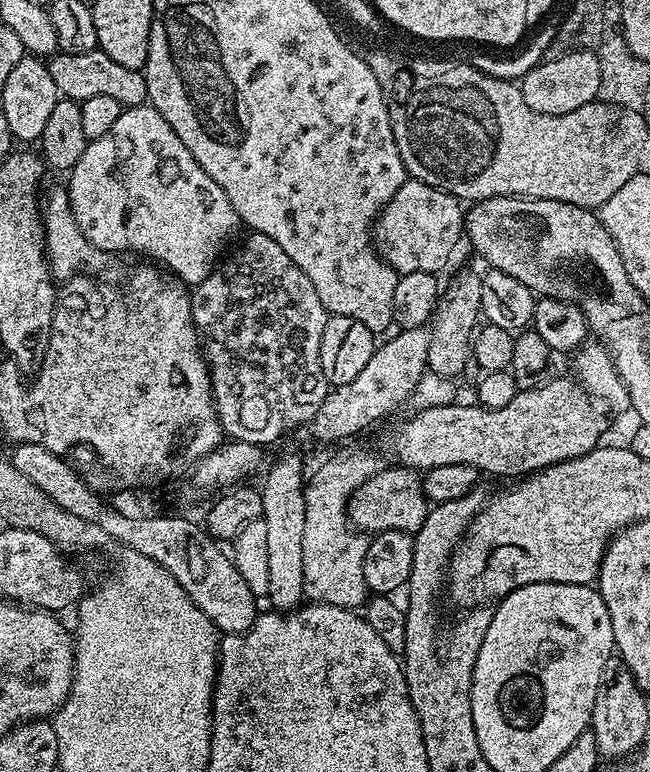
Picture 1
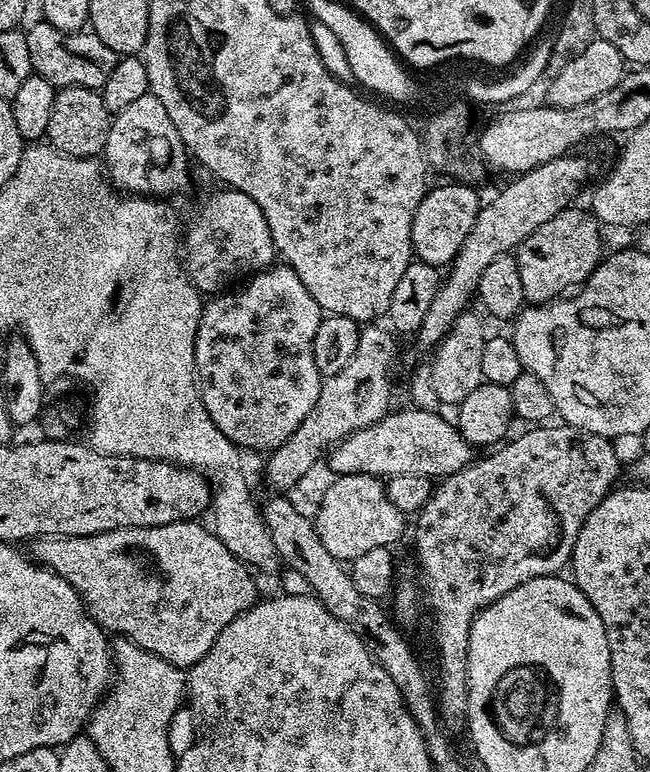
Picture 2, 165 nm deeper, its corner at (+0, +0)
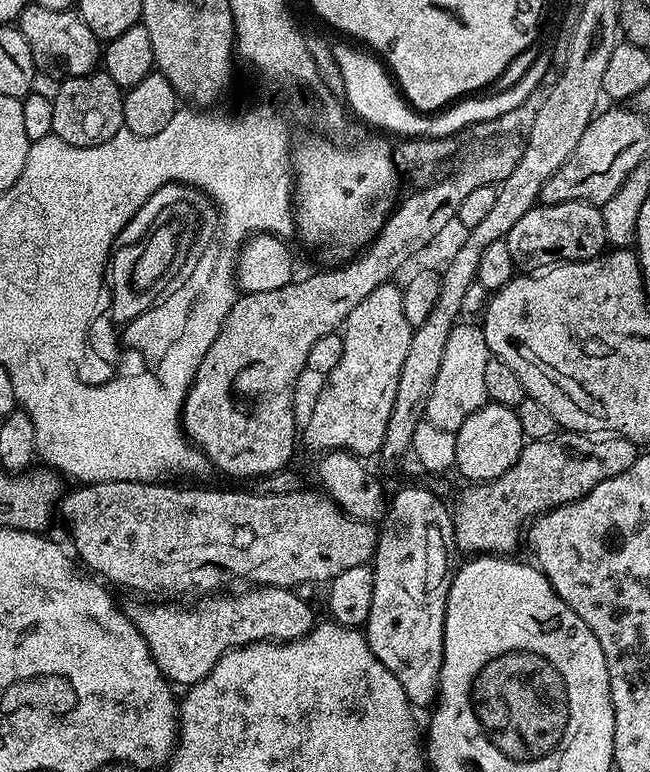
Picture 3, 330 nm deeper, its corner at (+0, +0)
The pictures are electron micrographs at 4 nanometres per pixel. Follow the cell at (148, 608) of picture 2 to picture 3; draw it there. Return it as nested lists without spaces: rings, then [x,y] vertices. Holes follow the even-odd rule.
[[[256,586],[248,591],[252,592],[245,596],[204,598],[197,608],[183,608],[180,602],[136,602],[140,604],[127,605],[126,611],[163,676],[173,685],[191,686],[206,678],[218,658],[232,648],[259,640],[297,640],[312,631],[313,605],[298,598],[293,589]]]

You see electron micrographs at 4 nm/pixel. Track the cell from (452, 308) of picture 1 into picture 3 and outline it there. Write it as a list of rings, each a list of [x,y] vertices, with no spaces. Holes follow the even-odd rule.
[[[457,322],[450,330],[443,351],[441,368],[434,378],[433,388],[429,392],[426,419],[438,430],[457,432],[462,422],[474,414],[488,400],[486,394],[485,371],[490,353],[486,346],[484,329],[479,323],[464,324]]]

